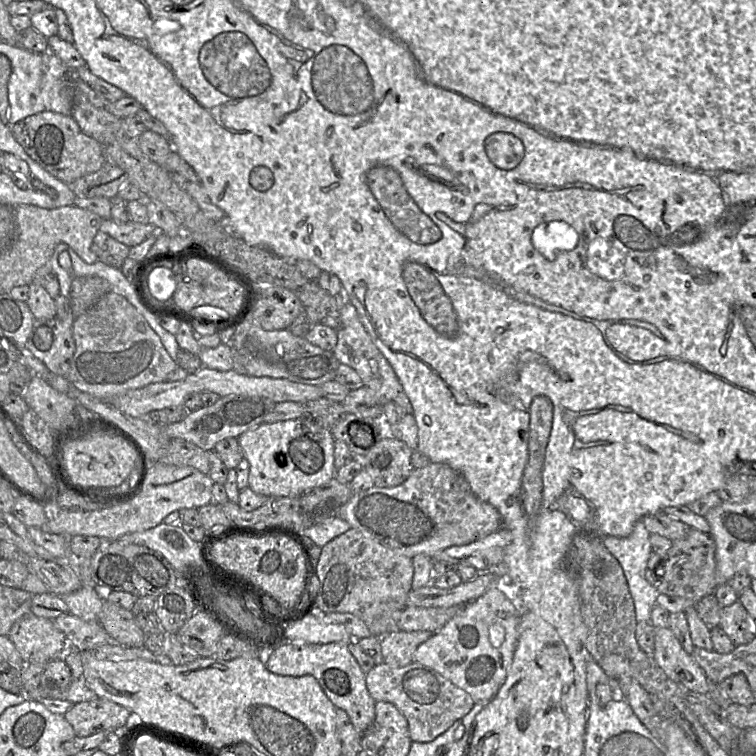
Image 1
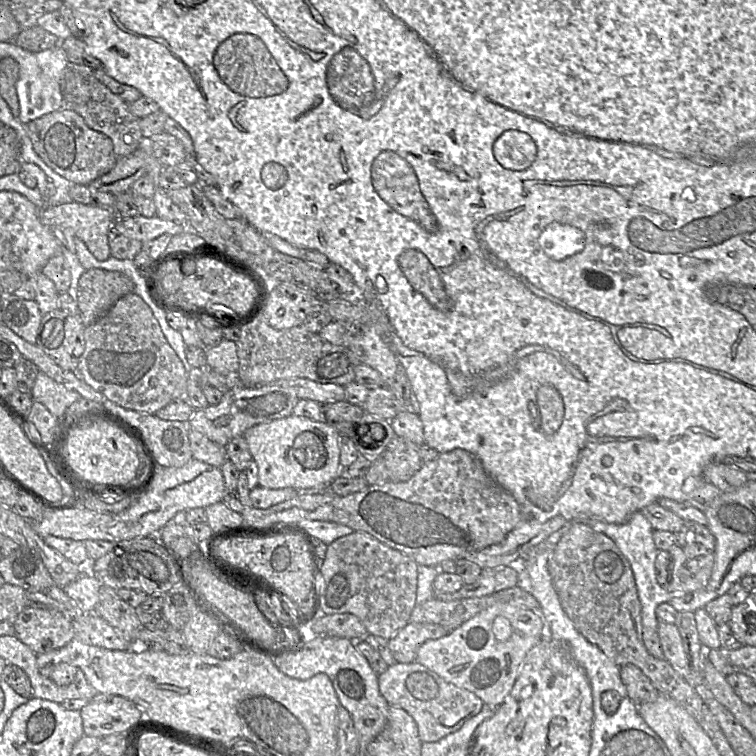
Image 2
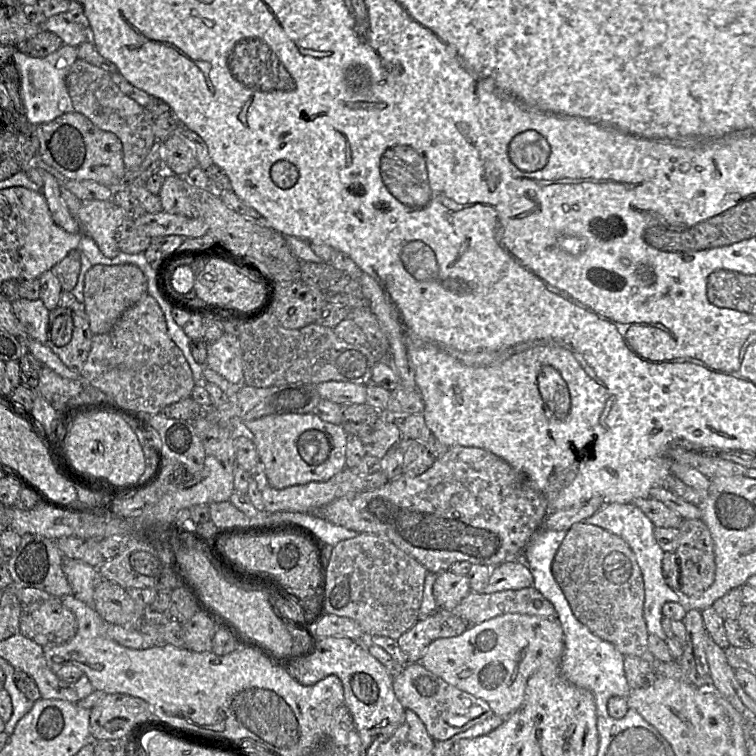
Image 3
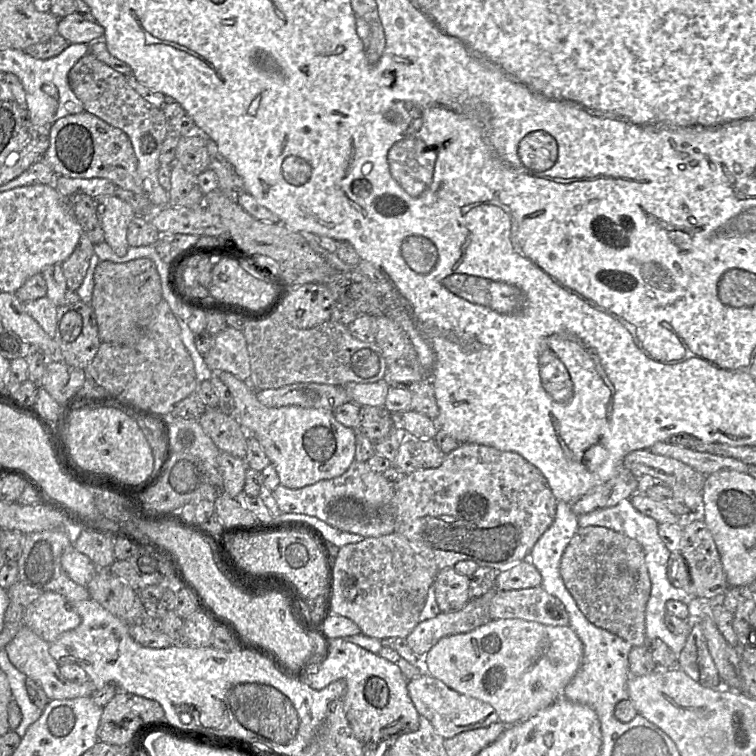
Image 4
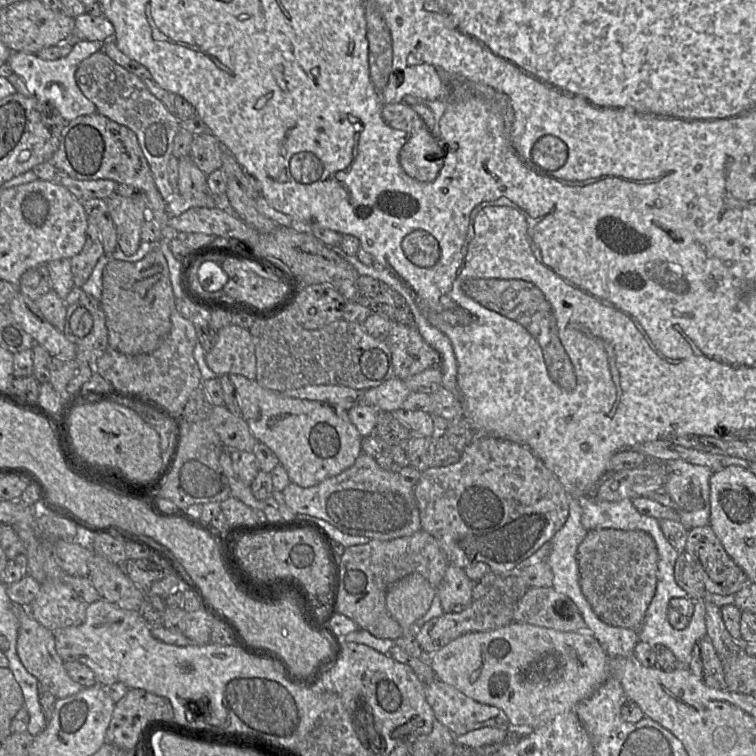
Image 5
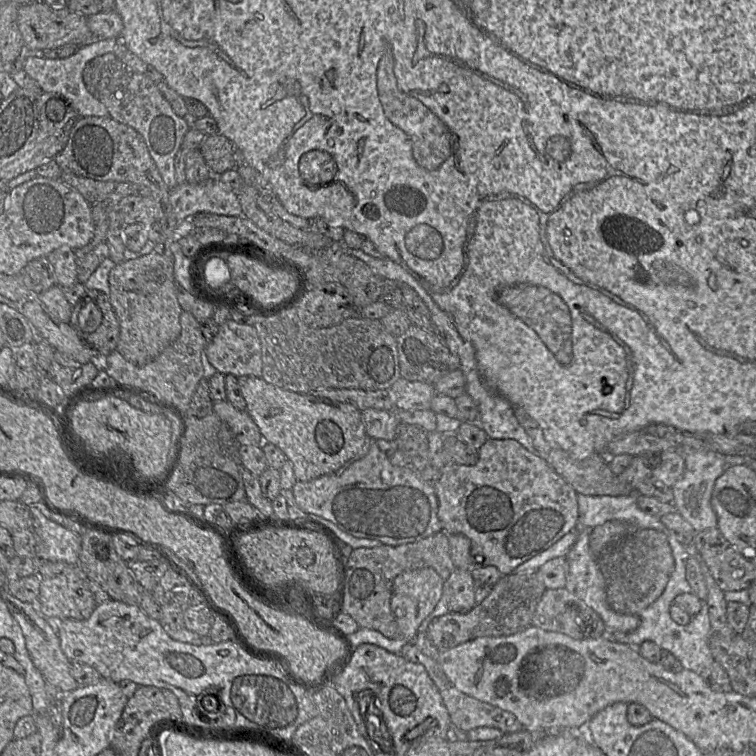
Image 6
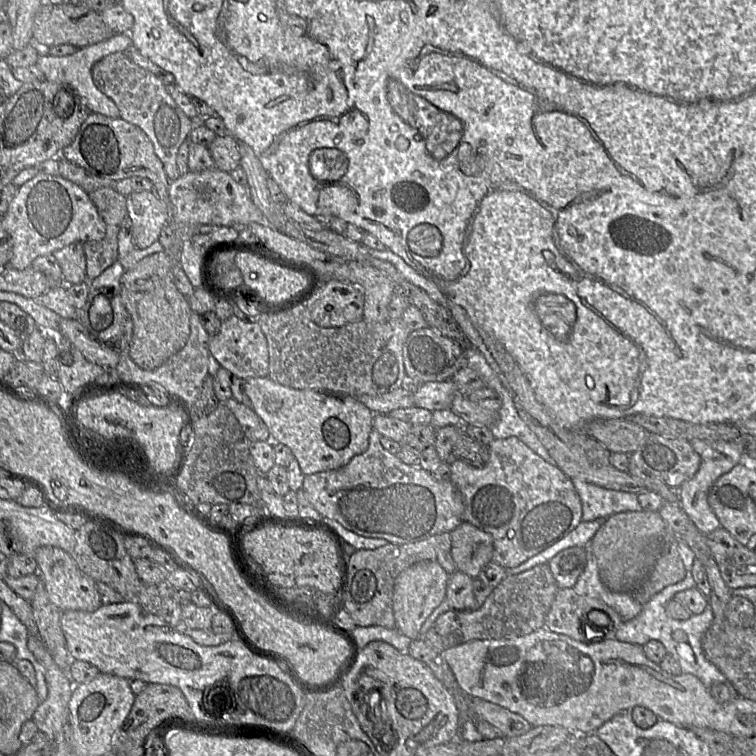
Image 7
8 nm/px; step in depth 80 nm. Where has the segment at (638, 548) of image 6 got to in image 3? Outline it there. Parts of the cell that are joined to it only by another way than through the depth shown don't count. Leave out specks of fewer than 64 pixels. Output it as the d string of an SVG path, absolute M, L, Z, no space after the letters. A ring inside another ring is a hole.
M573 524L559 548L553 563L556 580L562 586L575 616L596 636L610 642L624 656L633 655L650 662L657 677L684 679L678 661L661 662L648 650L648 630L643 616L645 600L644 581L636 556L619 536L595 525Z

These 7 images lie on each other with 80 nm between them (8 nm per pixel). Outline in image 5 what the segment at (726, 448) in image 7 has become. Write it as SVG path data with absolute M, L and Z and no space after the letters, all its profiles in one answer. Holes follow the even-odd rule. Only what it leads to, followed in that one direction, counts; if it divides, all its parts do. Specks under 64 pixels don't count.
M681 459L664 462L668 472L664 487L676 505L681 524L688 530L709 525L709 480L713 472Z

